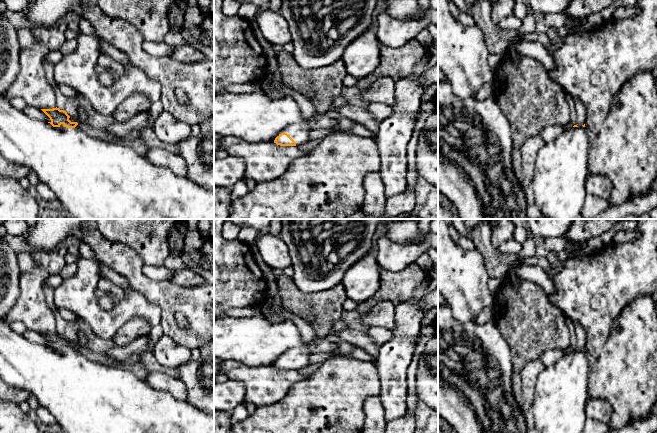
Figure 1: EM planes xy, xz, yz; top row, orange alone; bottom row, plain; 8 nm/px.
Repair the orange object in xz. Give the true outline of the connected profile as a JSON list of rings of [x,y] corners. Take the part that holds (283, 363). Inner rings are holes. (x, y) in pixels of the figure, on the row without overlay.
[[[265,316],[214,318],[214,362],[236,361],[250,368],[274,366],[280,370],[300,370],[310,365],[309,344],[304,342],[296,325],[288,319],[270,321]]]

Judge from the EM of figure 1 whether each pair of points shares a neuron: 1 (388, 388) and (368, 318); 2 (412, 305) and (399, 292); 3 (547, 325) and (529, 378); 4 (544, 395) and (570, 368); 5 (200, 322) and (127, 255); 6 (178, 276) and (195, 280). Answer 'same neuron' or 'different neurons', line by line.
1: different neurons
2: different neurons
3: different neurons
4: same neuron
5: same neuron
6: same neuron

